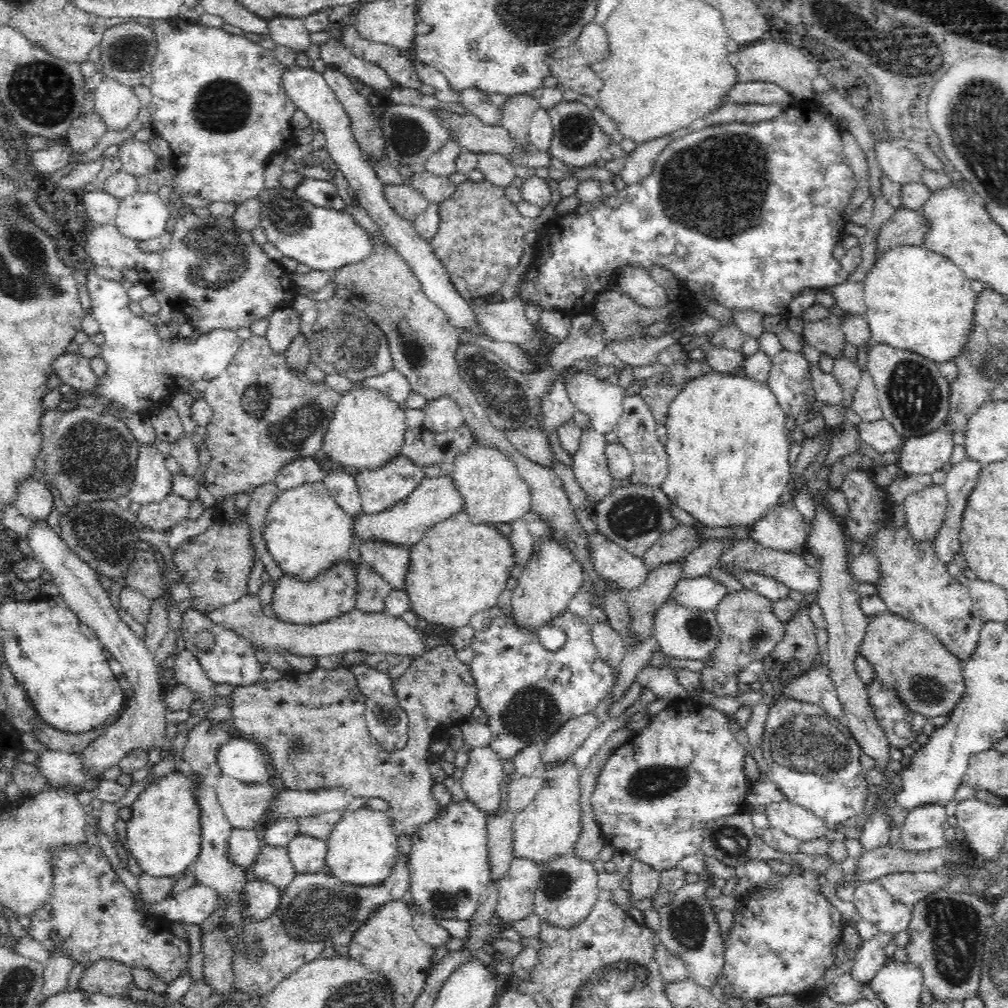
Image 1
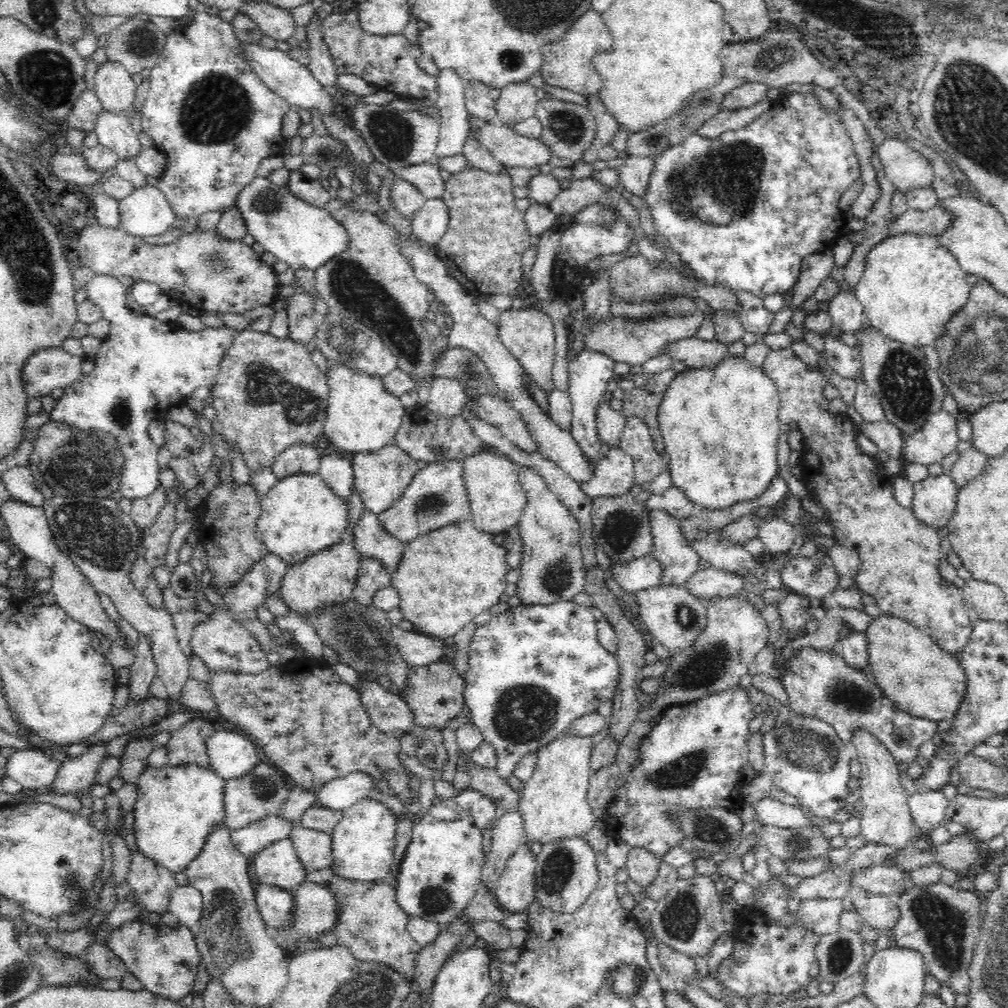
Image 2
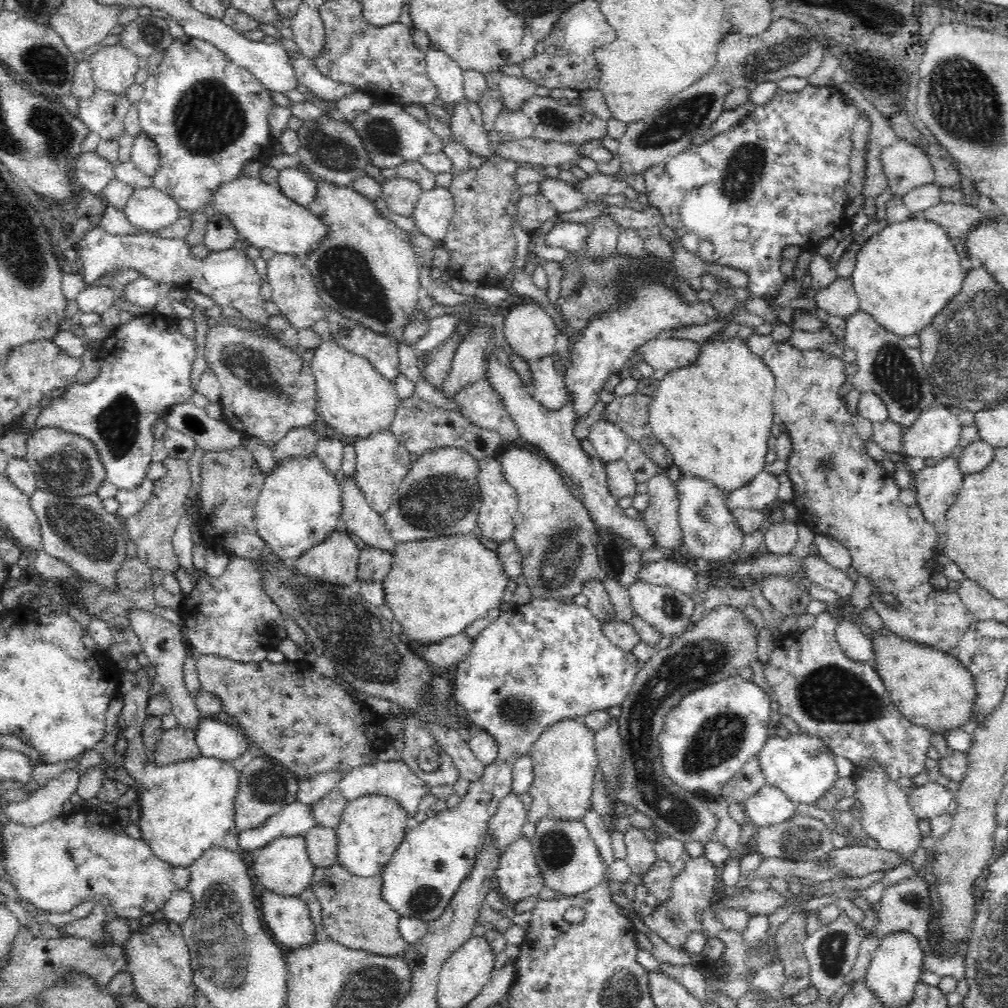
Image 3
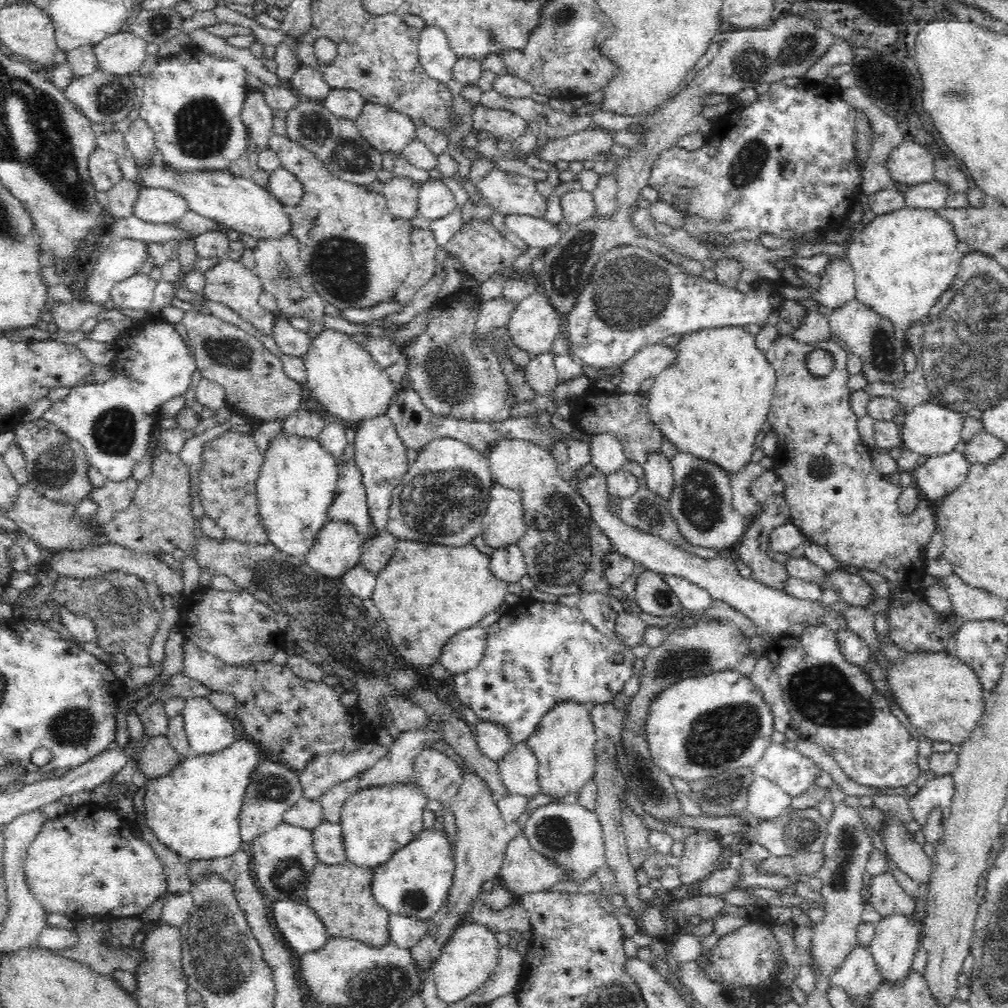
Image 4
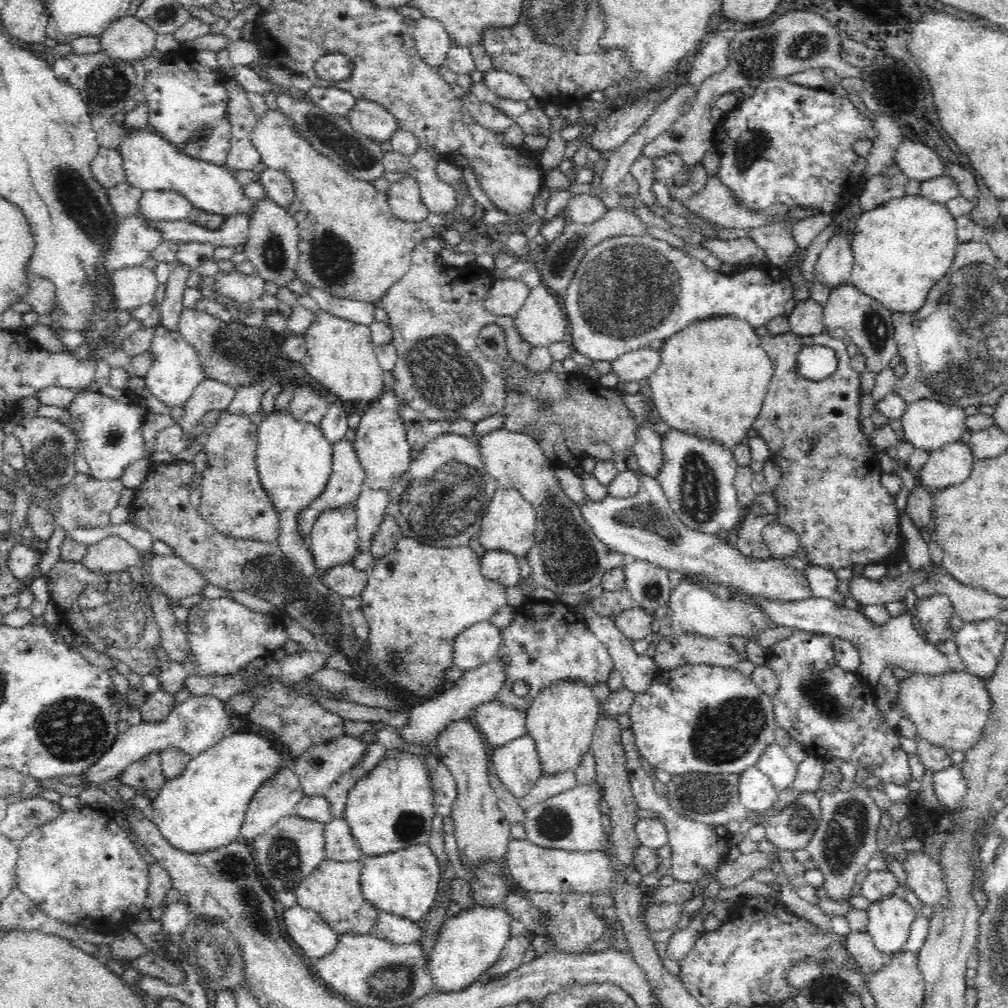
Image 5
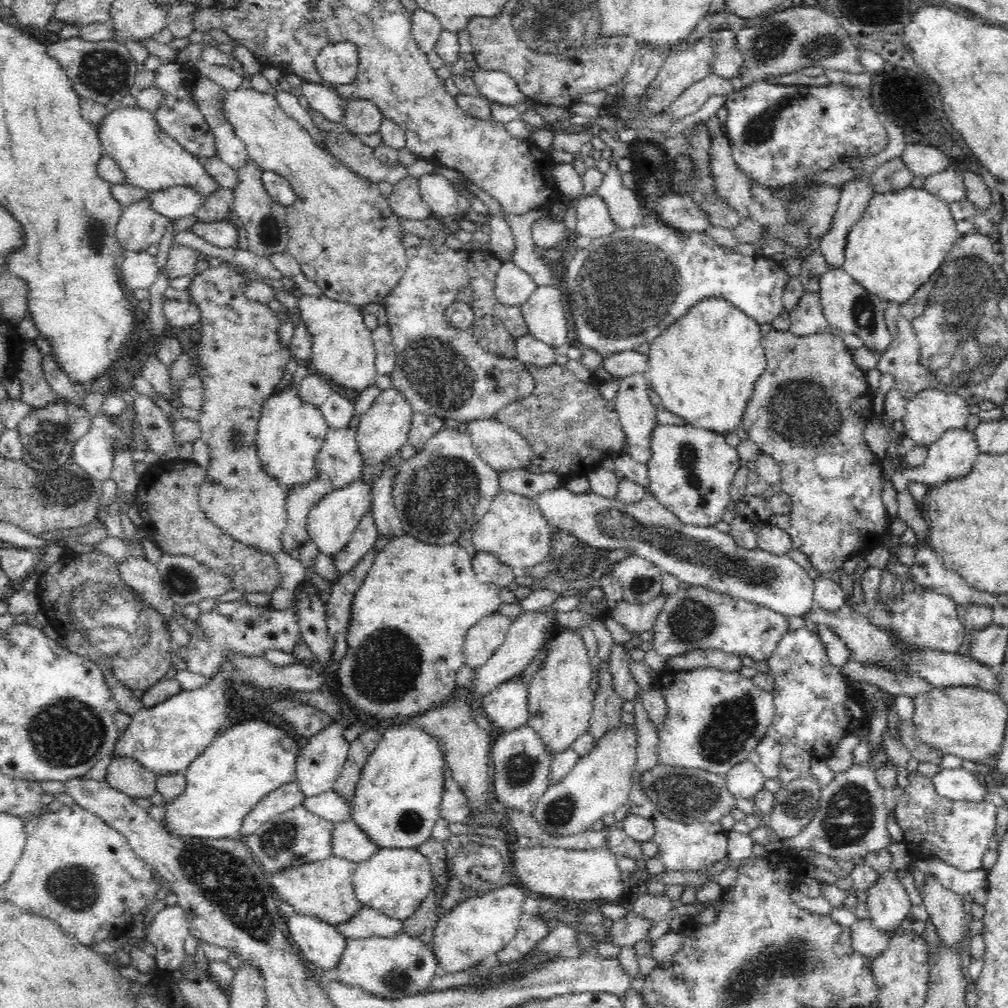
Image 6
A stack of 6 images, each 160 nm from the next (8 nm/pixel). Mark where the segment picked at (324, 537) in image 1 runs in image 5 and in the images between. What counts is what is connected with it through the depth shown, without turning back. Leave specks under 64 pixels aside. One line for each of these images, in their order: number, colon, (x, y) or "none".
2: (301, 516)
3: (300, 504)
4: (297, 484)
5: (294, 460)

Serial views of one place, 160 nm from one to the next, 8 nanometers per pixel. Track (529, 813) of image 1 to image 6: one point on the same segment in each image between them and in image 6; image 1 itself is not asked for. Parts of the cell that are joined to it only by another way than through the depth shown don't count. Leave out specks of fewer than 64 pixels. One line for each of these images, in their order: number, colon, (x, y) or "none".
2: (553, 807)
3: (564, 757)
4: (564, 743)
5: (561, 722)
6: (560, 701)

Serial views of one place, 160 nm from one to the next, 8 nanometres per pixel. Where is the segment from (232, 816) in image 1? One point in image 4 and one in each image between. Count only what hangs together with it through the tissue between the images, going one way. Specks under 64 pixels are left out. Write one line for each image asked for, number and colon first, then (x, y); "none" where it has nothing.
2: (260, 794)
3: (264, 788)
4: (272, 789)

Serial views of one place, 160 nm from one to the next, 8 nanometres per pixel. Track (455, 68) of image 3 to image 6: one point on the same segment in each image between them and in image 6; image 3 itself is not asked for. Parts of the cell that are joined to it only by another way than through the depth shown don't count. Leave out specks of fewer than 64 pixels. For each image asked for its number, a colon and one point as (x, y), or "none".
4: (435, 54)
5: (433, 42)
6: (426, 28)

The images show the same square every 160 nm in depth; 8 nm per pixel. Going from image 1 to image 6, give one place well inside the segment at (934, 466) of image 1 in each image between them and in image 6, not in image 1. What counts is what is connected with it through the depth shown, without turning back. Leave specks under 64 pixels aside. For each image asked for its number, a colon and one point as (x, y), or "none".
2: (938, 438)
3: (937, 432)
4: (930, 429)
5: (929, 425)
6: (931, 413)

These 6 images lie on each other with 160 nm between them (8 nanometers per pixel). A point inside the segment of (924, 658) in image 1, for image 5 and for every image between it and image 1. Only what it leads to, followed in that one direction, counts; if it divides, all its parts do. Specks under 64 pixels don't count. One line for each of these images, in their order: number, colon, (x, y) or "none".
2: (914, 672)
3: (929, 687)
4: (942, 697)
5: (950, 709)

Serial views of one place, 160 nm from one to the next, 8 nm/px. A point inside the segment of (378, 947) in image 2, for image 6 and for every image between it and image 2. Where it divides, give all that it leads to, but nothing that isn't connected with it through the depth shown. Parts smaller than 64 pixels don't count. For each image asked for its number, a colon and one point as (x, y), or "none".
3: (354, 912)
4: (341, 895)
5: (334, 890)
6: (324, 889)

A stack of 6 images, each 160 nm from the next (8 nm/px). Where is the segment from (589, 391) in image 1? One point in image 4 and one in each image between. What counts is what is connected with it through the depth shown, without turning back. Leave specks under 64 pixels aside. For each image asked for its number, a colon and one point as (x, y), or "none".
2: (610, 423)
3: (610, 441)
4: (607, 452)

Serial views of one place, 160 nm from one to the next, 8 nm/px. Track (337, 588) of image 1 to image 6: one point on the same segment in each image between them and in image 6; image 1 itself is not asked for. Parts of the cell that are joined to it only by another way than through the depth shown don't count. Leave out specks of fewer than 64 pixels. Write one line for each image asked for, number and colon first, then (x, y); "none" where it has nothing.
2: (329, 577)
3: (336, 560)
4: (338, 546)
5: (334, 538)
6: (332, 521)

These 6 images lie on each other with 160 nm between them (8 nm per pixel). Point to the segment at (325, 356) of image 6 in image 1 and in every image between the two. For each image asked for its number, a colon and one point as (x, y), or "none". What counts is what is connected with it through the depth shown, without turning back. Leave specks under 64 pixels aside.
1: (368, 429)
2: (362, 416)
3: (356, 401)
4: (341, 375)
5: (340, 355)

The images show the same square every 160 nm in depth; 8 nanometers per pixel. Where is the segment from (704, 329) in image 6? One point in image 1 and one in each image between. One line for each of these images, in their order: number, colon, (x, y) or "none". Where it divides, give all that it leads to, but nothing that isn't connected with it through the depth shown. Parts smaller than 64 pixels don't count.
1: (728, 452)
2: (721, 428)
3: (715, 418)
4: (711, 403)
5: (714, 376)

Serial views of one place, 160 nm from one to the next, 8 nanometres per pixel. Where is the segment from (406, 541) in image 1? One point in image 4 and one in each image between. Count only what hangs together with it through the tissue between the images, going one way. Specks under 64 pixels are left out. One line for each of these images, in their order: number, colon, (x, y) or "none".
2: (436, 496)
3: (440, 496)
4: (441, 500)

